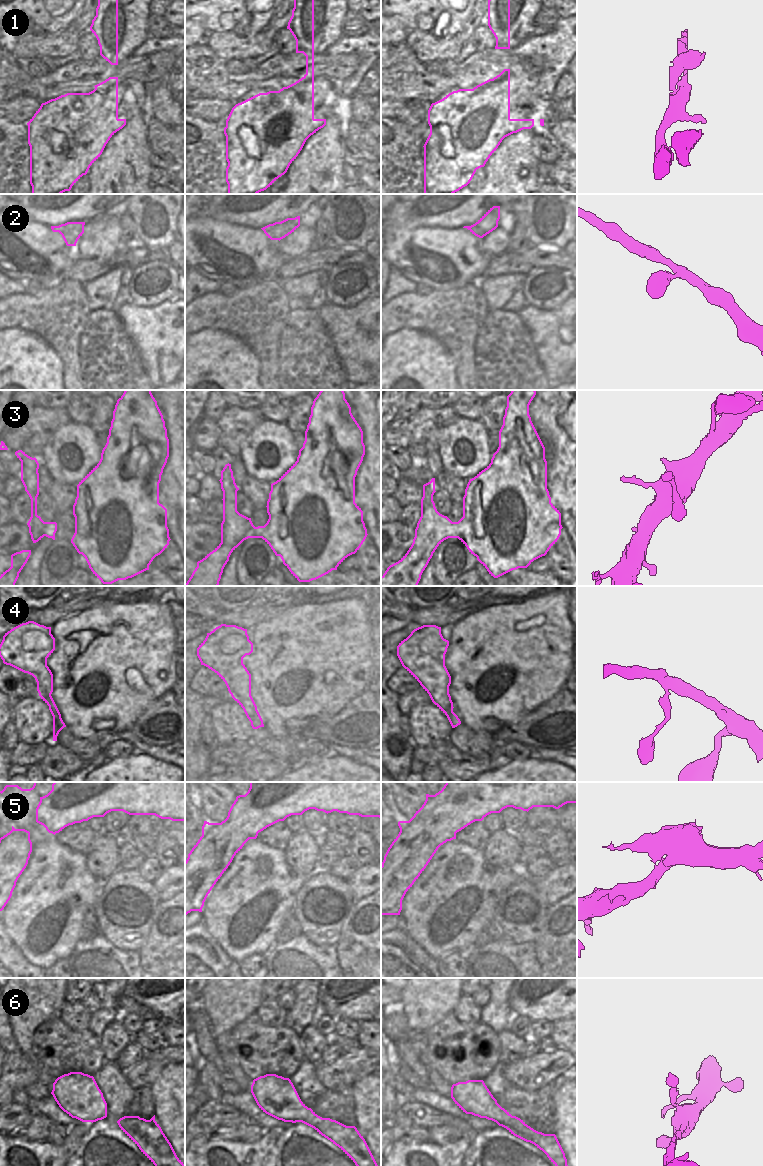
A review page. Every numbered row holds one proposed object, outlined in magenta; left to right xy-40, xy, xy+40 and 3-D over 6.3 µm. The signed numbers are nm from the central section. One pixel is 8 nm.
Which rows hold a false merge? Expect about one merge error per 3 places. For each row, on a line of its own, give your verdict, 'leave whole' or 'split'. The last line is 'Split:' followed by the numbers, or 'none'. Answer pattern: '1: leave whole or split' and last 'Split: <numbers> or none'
1: leave whole
2: leave whole
3: leave whole
4: leave whole
5: split
6: leave whole
Split: 5

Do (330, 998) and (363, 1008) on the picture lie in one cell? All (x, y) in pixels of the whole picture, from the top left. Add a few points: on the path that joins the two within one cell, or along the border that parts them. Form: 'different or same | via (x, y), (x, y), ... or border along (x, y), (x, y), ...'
same | via (338, 1000), (355, 1000)

